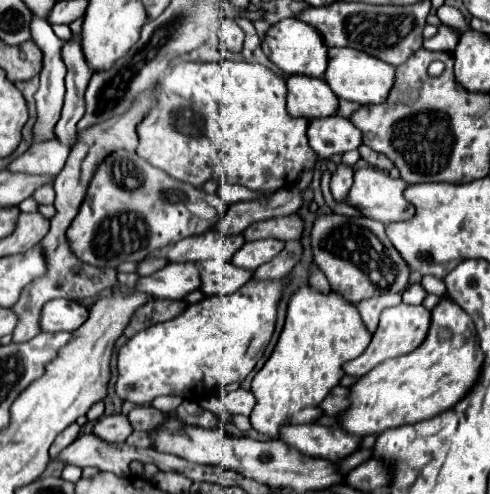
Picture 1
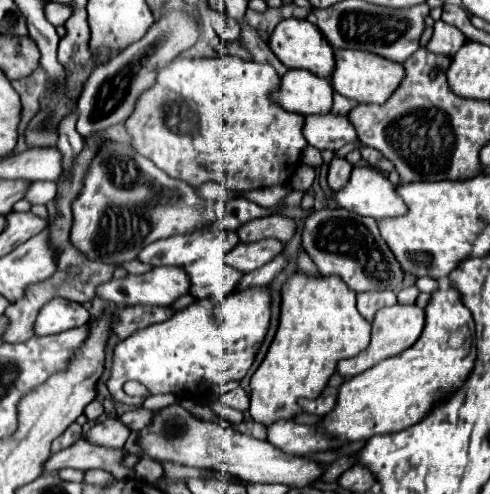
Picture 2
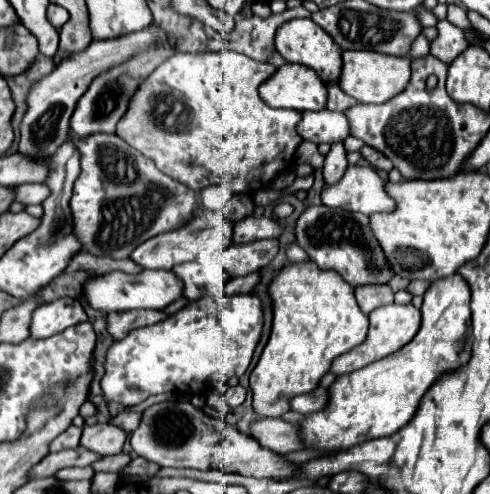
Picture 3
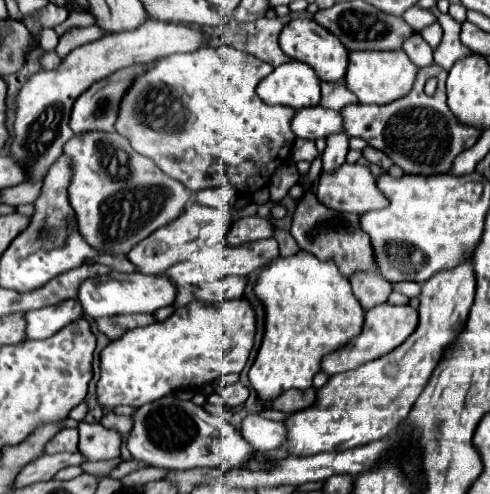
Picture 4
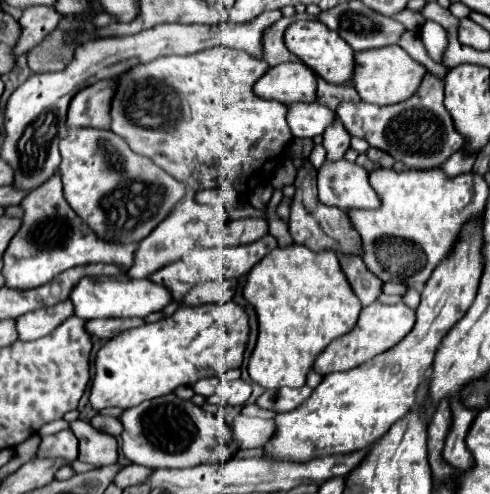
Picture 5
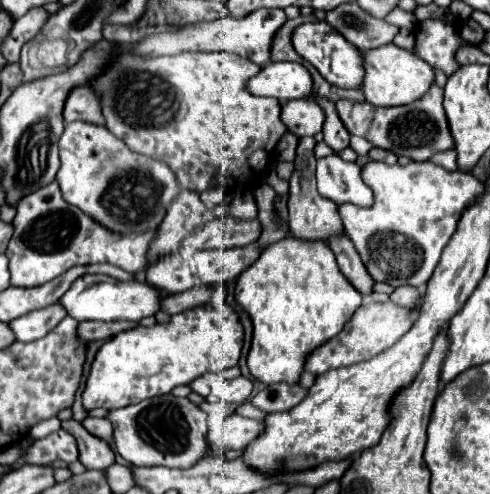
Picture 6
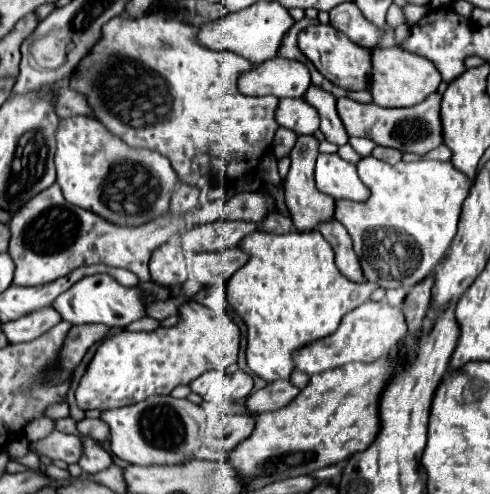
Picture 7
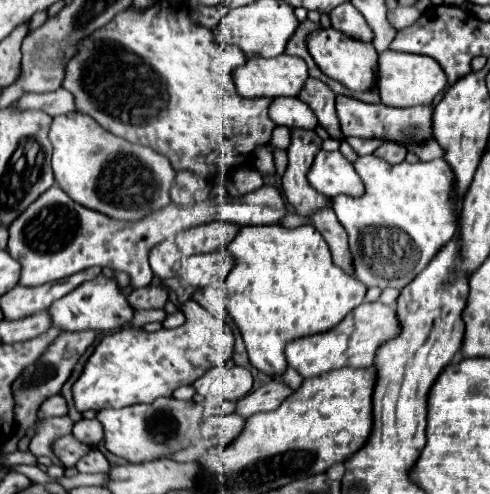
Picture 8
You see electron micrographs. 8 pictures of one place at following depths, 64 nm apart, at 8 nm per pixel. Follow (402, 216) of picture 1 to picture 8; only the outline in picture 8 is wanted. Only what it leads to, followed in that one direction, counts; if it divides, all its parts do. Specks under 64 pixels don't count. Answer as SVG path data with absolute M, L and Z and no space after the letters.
M320 150L308 170L308 182L320 194L334 198L338 194L362 196L364 184L356 174L352 162L348 162L338 150L326 152Z

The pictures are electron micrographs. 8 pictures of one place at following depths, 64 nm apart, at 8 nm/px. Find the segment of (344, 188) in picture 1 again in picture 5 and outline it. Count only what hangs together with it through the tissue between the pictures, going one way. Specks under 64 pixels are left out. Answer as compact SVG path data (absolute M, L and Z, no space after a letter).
M338 118L332 120L332 124L324 130L324 148L328 152L328 160L340 160L350 148L350 136L348 132L344 132L344 126Z

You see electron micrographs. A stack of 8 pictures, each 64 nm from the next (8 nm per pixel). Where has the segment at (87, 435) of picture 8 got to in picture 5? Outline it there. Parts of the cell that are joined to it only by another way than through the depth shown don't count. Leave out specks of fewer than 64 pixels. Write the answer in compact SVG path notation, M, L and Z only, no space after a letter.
M94 416L90 420L90 426L100 430L100 432L106 432L110 436L118 436L122 432L122 424L112 416Z

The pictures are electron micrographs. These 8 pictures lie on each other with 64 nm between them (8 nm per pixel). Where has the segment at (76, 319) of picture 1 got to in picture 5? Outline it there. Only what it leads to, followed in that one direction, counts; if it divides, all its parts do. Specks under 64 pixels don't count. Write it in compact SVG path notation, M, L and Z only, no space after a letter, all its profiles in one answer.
M68 300L64 304L56 304L52 308L40 308L36 312L28 312L28 314L16 318L18 338L28 342L28 340L48 336L68 316L72 316L72 304Z

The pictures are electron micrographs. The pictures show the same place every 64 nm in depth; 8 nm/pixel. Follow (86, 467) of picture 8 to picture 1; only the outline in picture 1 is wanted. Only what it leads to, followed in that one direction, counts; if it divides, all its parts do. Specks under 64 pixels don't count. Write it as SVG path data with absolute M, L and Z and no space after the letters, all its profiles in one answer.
M116 414L116 416L102 416L94 430L92 430L96 436L100 436L102 440L106 442L126 442L126 438L132 434L132 426L130 422L126 420L126 416L122 414Z

